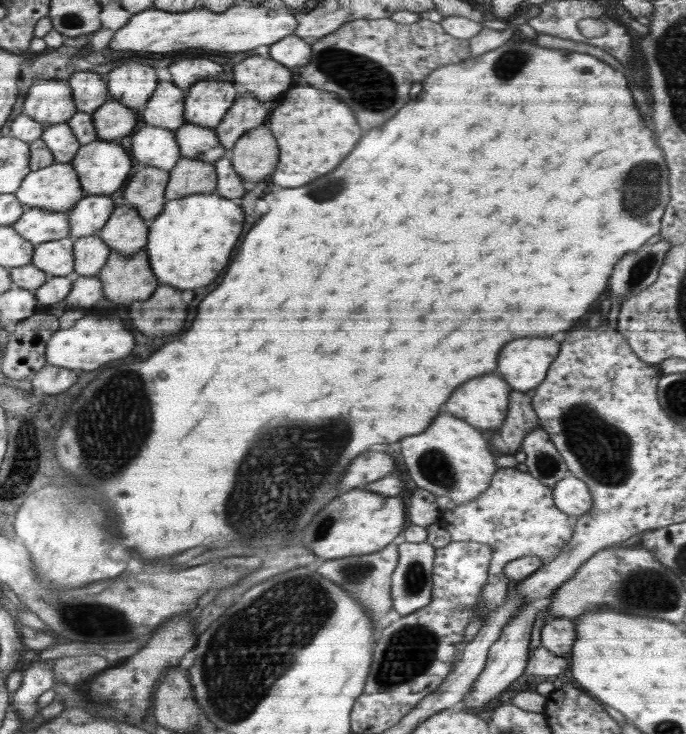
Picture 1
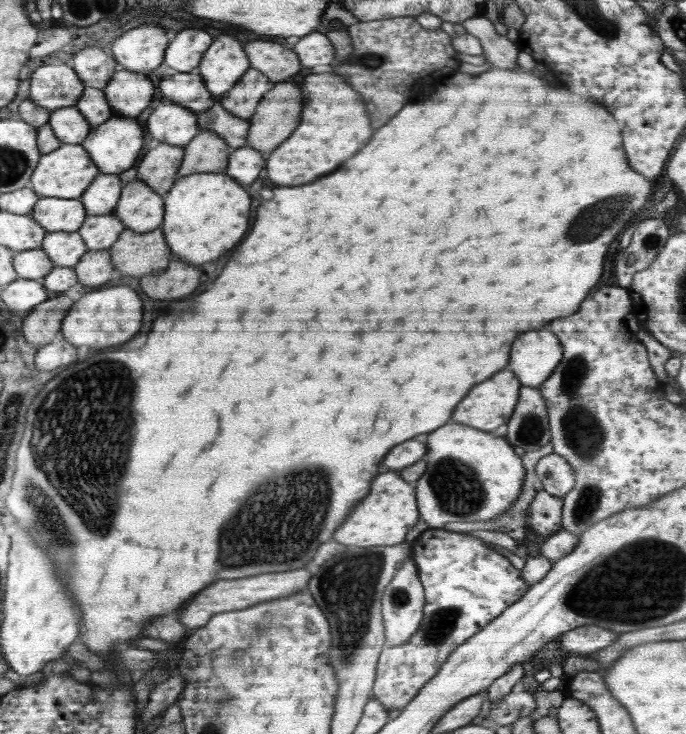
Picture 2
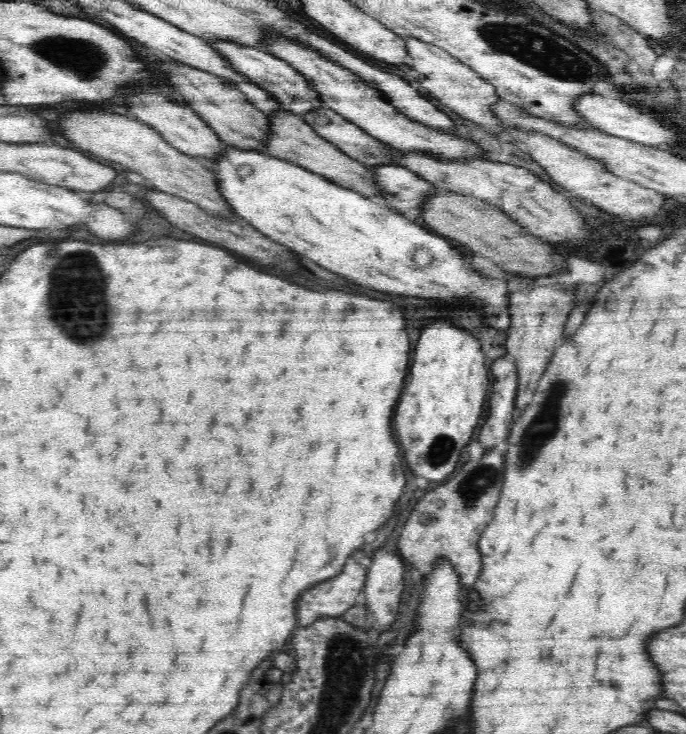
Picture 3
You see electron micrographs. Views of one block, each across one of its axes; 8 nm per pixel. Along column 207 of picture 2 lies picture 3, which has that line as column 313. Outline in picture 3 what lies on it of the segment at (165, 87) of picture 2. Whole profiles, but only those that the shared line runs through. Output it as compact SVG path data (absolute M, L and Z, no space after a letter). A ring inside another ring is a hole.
M205 41L208 45L216 48L216 51L222 53L230 65L234 67L234 71L244 75L244 79L252 81L258 85L260 89L268 91L272 97L280 103L283 110L302 116L303 113L310 112L314 108L322 108L322 101L316 95L316 91L312 89L306 77L302 73L296 71L286 61L278 59L278 57L267 53L262 49L244 46L243 44L232 43L232 41Z

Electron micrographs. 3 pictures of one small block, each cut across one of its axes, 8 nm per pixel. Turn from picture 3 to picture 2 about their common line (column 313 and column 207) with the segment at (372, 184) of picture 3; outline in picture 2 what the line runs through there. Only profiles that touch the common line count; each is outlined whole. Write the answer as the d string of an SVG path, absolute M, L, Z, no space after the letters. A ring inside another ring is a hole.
M199 129L184 147L184 158L177 179L194 173L225 173L232 148L210 129Z

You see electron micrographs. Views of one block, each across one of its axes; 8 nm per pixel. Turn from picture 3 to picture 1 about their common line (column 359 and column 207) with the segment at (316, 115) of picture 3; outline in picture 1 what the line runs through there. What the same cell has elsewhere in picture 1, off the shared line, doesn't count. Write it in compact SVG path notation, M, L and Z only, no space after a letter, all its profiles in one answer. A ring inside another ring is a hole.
M185 122L174 131L181 157L215 163L219 158L230 153L226 152L226 147L218 141L214 127Z

